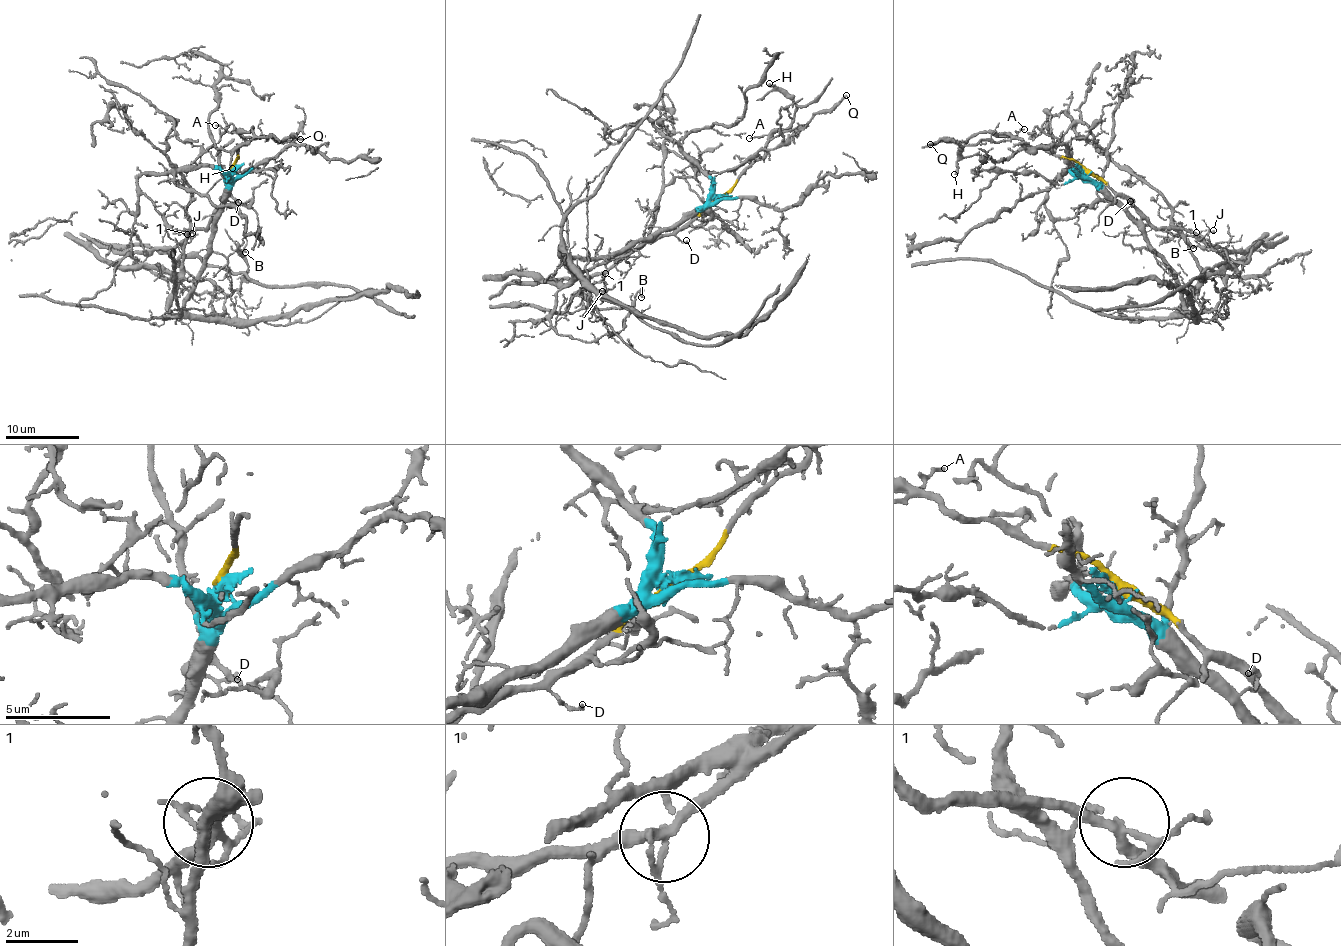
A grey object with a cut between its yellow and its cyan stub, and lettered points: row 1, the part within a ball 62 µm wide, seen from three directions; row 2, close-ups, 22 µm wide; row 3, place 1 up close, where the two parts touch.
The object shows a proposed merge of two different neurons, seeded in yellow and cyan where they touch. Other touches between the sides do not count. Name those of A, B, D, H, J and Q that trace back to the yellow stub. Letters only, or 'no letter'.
A, D, H, Q

